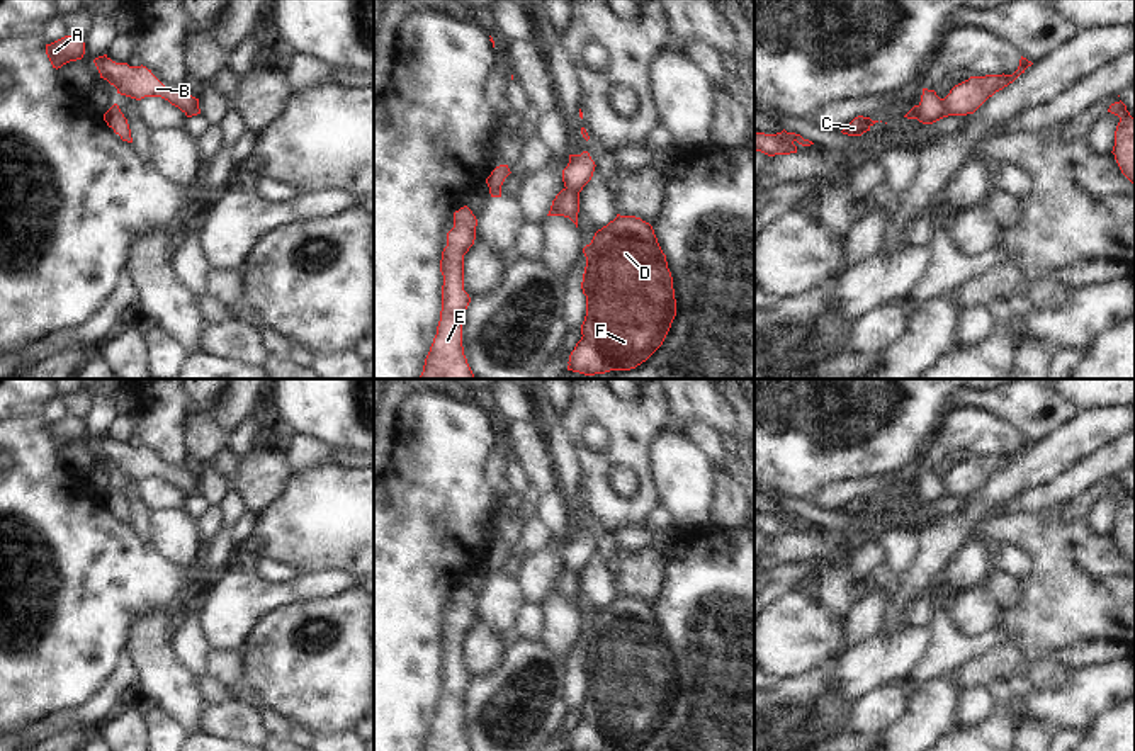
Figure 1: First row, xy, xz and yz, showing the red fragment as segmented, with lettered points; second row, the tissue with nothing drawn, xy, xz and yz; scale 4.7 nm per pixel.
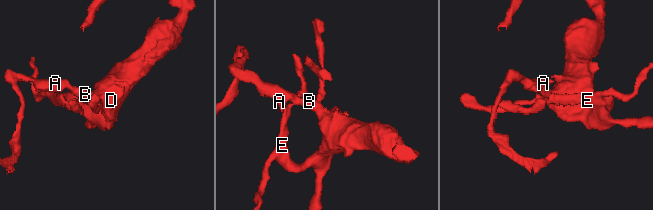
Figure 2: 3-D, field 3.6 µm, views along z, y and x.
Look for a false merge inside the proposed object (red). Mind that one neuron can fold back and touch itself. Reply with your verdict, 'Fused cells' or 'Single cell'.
Fused cells.

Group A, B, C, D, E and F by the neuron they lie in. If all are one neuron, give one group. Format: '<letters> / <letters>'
A B D E F / C

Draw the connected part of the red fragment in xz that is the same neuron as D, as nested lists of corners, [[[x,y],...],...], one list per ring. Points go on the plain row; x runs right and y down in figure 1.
[[[620,596],[583,629],[586,697],[568,751],[630,751],[664,722],[676,697],[673,658],[654,610]]]

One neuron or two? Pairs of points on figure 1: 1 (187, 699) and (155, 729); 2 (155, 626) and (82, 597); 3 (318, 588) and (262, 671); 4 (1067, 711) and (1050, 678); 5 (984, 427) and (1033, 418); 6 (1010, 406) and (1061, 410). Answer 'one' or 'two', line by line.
1: two
2: two
3: two
4: two
5: two
6: one

